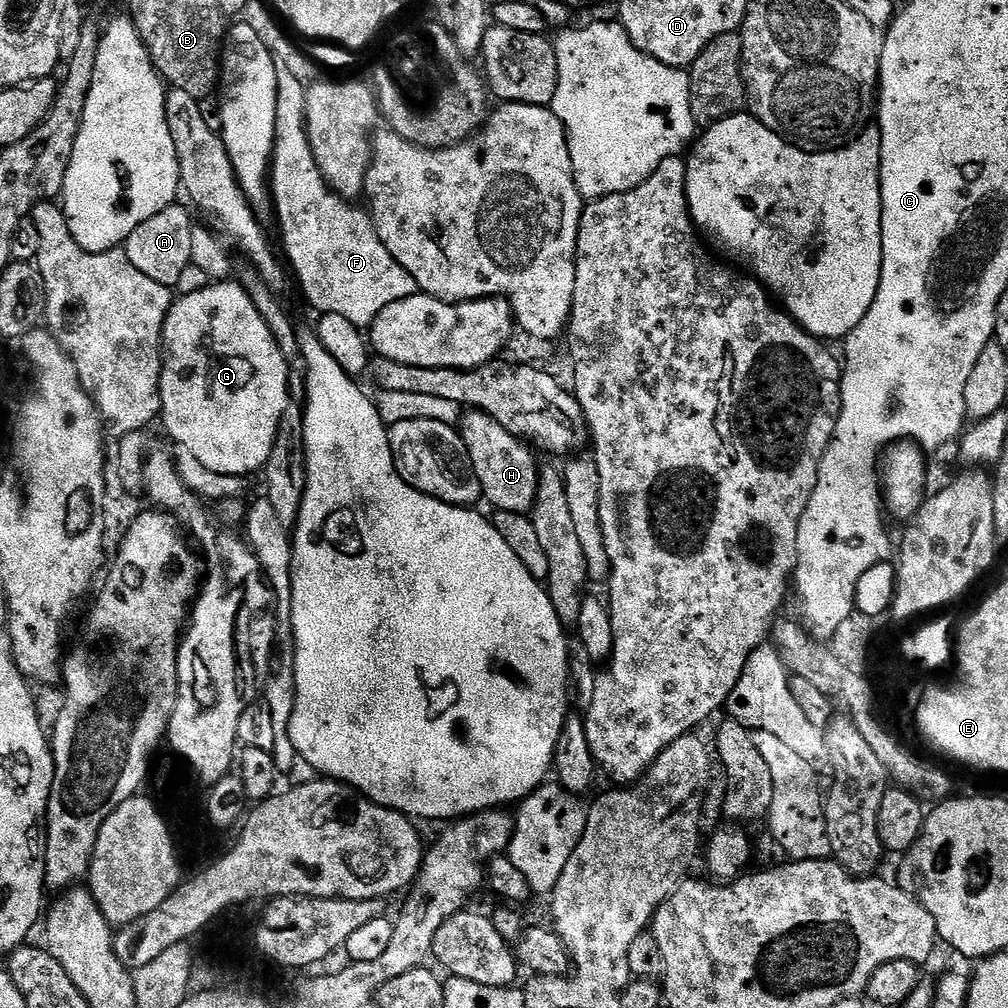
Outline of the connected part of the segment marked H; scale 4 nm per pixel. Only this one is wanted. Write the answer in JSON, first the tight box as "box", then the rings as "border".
{"box":[458,411,540,513],"border":[[[465,411],[458,423],[458,431],[470,454],[474,474],[478,474],[483,499],[488,499],[493,509],[502,512],[531,513],[540,481],[537,453],[520,437],[510,434],[502,422],[494,422],[494,418],[485,412]]]}

